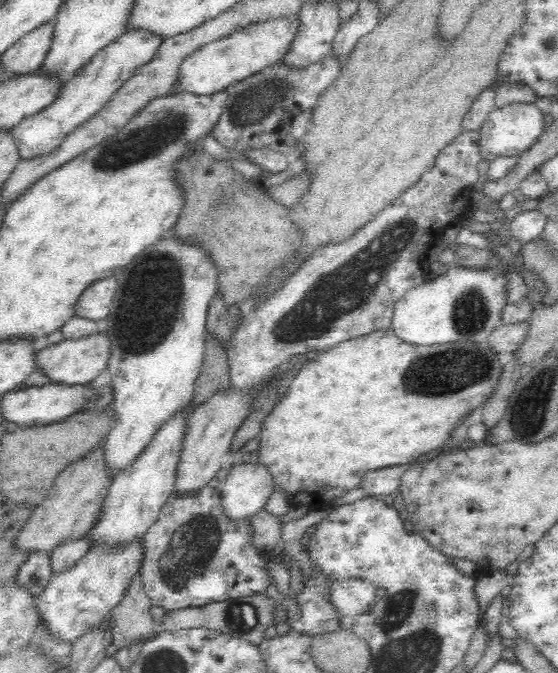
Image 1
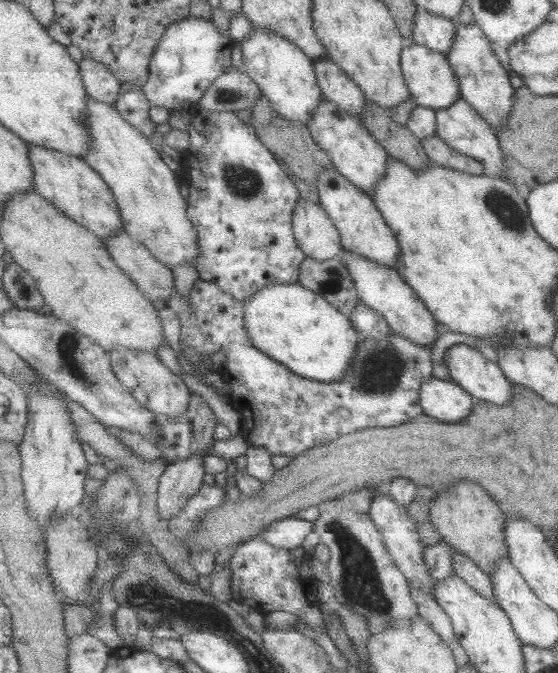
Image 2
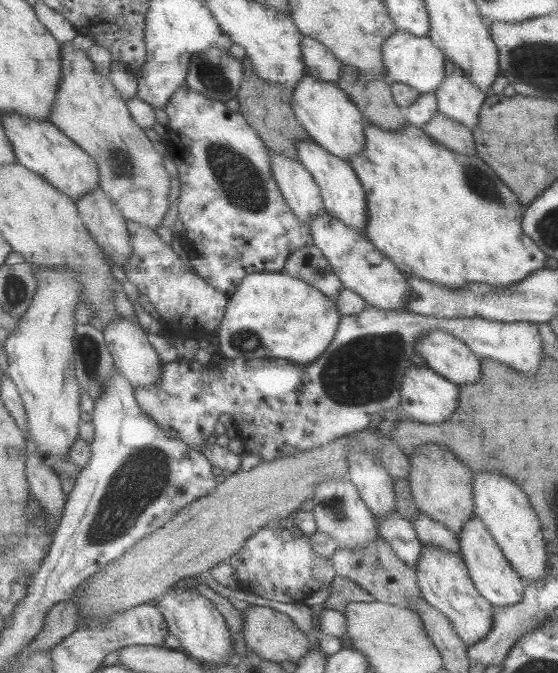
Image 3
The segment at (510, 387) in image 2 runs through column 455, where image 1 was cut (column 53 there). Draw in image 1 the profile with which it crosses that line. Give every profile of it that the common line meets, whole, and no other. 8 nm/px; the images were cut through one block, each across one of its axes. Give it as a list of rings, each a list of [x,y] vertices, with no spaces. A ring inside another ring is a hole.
[[[101,329],[90,336],[82,336],[78,340],[61,340],[55,345],[41,344],[35,354],[38,368],[50,379],[51,383],[64,383],[68,385],[87,384],[106,370],[111,357],[111,342],[105,329]]]

